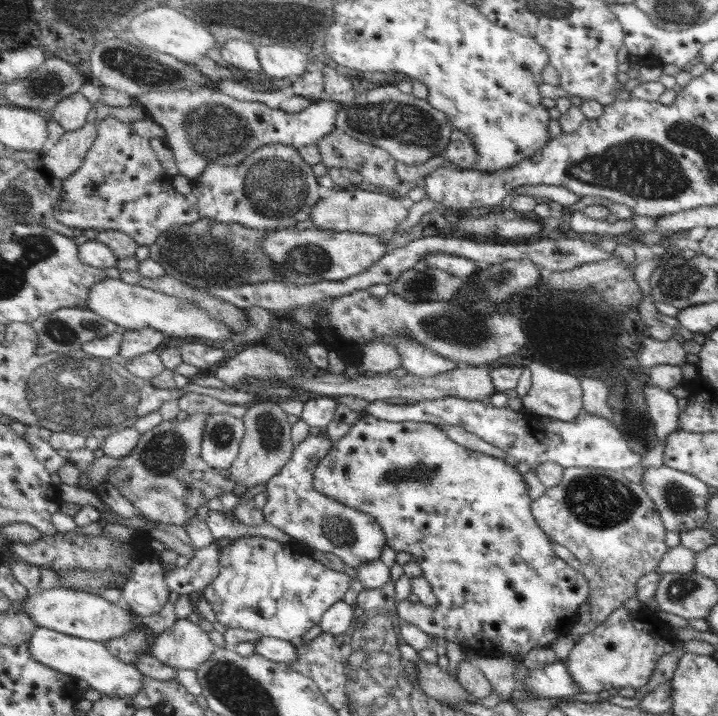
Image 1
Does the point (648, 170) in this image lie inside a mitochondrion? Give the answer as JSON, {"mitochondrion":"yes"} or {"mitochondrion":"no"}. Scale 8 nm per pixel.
{"mitochondrion":"yes"}

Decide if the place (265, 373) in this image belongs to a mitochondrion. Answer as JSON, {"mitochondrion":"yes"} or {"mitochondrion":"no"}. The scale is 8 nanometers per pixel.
{"mitochondrion":"yes"}

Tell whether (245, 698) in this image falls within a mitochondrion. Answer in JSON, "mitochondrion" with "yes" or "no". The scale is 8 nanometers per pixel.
{"mitochondrion":"yes"}

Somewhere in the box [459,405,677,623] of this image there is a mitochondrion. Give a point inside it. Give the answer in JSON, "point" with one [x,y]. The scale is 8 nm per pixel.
{"point":[597,501]}

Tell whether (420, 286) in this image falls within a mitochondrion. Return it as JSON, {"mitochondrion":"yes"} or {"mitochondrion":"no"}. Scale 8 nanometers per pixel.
{"mitochondrion":"yes"}

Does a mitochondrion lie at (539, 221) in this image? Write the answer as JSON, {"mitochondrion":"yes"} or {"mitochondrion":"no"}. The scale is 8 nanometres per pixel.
{"mitochondrion":"no"}

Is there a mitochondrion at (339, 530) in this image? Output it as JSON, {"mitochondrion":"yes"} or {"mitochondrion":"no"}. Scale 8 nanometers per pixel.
{"mitochondrion":"yes"}

